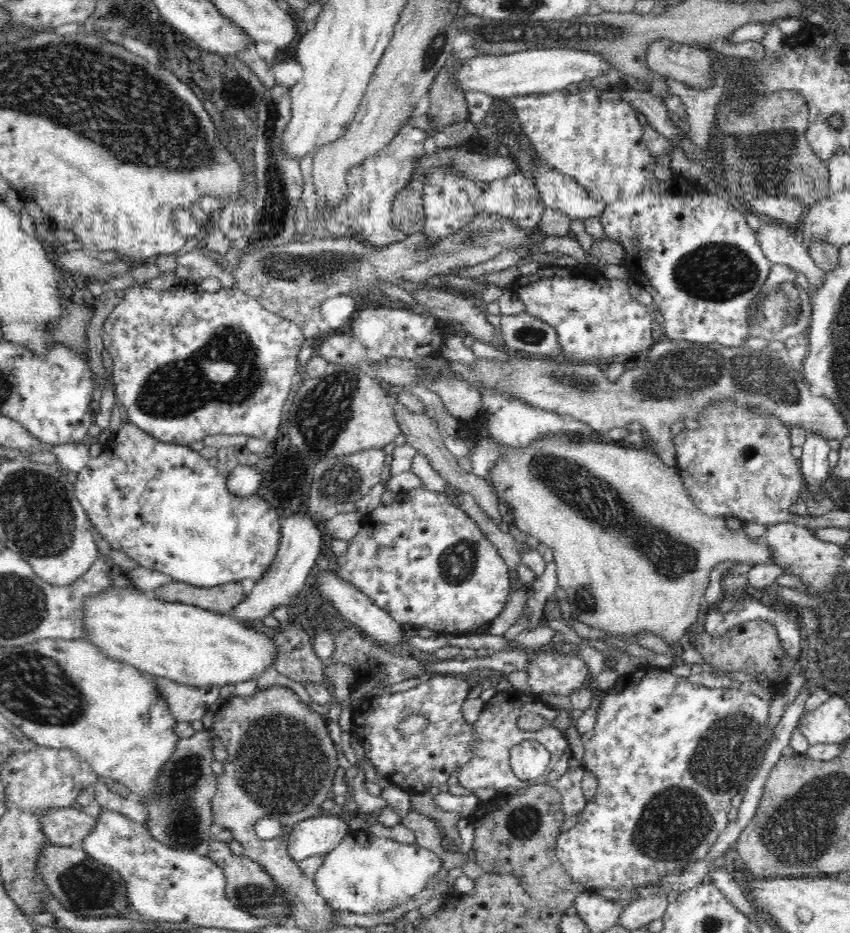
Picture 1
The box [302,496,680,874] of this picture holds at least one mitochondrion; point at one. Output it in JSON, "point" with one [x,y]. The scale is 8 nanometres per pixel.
{"point":[524,822]}

